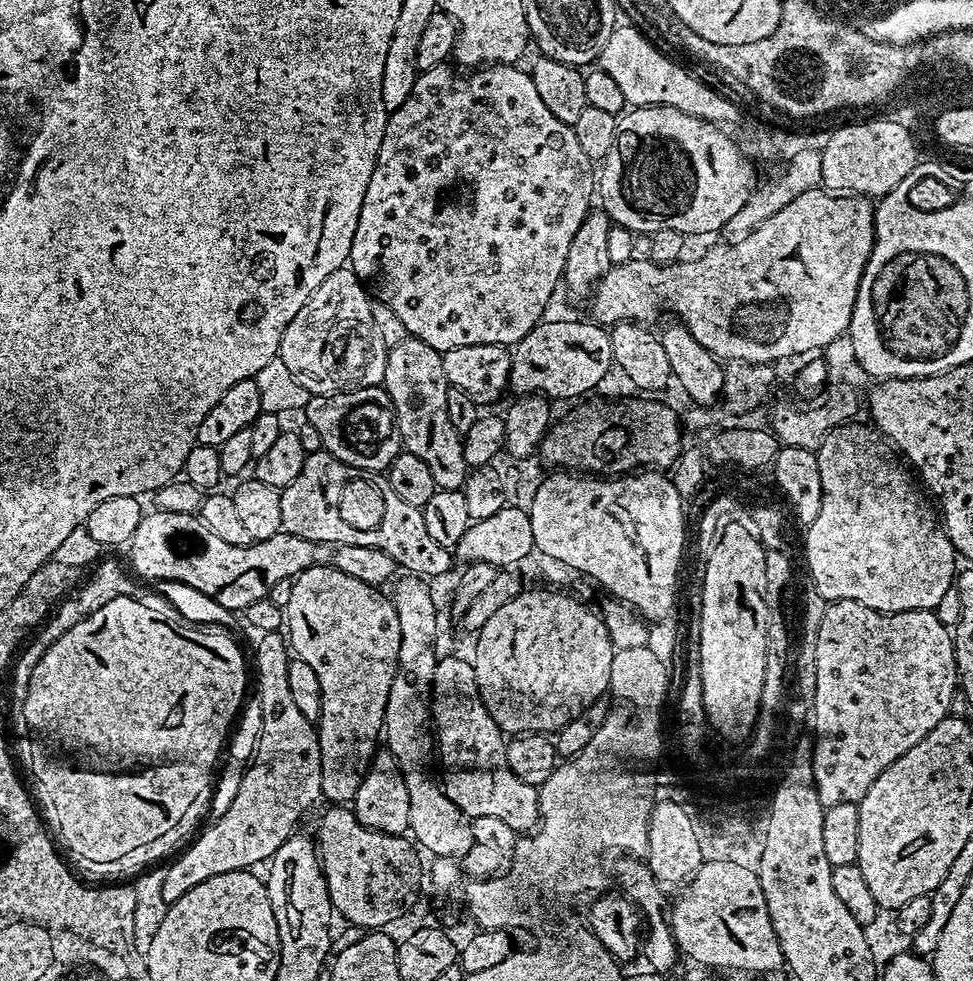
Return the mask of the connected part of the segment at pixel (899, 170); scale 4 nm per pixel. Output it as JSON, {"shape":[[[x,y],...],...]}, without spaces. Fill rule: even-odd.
{"shape":[[[864,120],[861,124],[844,124],[828,136],[828,141],[820,148],[822,158],[822,184],[825,189],[836,194],[855,194],[865,198],[883,198],[898,182],[906,178],[918,163],[916,157],[916,137],[914,132],[891,120]]]}

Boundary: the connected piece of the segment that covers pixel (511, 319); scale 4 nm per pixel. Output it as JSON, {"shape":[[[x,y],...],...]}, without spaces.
{"shape":[[[443,63],[420,72],[403,108],[389,115],[382,146],[374,162],[374,174],[370,174],[370,186],[366,186],[366,198],[362,198],[362,214],[358,214],[358,230],[354,230],[350,257],[350,267],[361,284],[370,289],[375,299],[386,302],[386,306],[390,306],[398,318],[402,318],[409,337],[426,342],[426,346],[442,354],[458,346],[514,346],[526,338],[528,331],[535,324],[541,323],[545,315],[544,307],[551,302],[556,284],[558,288],[564,275],[570,242],[574,242],[578,226],[582,226],[594,204],[593,161],[582,154],[582,146],[578,146],[572,125],[558,122],[558,118],[550,114],[546,102],[542,102],[531,75],[525,69],[523,72],[520,66],[497,64],[483,70],[469,71],[472,72],[469,76],[459,76],[448,67],[447,63]]]}

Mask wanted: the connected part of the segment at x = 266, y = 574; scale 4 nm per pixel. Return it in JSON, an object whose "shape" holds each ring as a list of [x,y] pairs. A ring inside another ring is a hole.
{"shape":[[[152,510],[149,516],[148,513],[141,515],[138,530],[134,530],[132,540],[126,545],[127,552],[128,560],[132,563],[131,571],[133,573],[136,571],[142,579],[152,580],[152,582],[177,580],[179,583],[185,583],[186,586],[201,591],[214,602],[218,602],[218,605],[231,610],[245,610],[252,603],[267,597],[274,582],[278,582],[279,579],[293,579],[316,564],[316,545],[306,538],[291,536],[283,530],[276,535],[274,543],[271,540],[261,540],[249,544],[247,548],[230,546],[230,542],[222,542],[218,534],[211,532],[200,521],[199,515],[159,510]]]}

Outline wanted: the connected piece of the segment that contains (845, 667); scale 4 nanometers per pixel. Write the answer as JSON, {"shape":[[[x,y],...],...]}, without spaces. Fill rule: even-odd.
{"shape":[[[837,600],[829,603],[822,615],[821,626],[818,627],[817,634],[817,696],[814,707],[816,736],[814,735],[812,750],[812,769],[816,779],[818,798],[823,802],[825,808],[835,804],[856,804],[864,797],[866,790],[870,790],[874,778],[878,778],[878,774],[882,774],[882,770],[886,770],[886,766],[890,766],[898,758],[902,758],[902,754],[906,754],[906,750],[910,750],[910,746],[914,746],[922,738],[926,738],[926,734],[930,734],[930,730],[934,730],[934,726],[938,726],[938,722],[942,722],[944,717],[949,715],[948,699],[952,696],[952,688],[954,692],[957,680],[954,640],[949,629],[945,628],[942,622],[938,622],[935,611],[887,613],[875,612],[870,606],[862,606],[853,600]]]}

